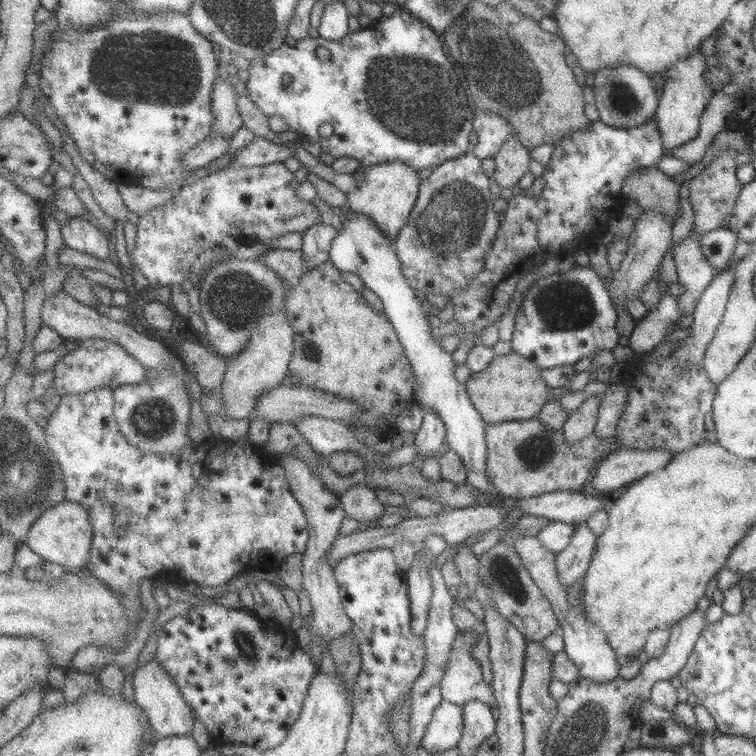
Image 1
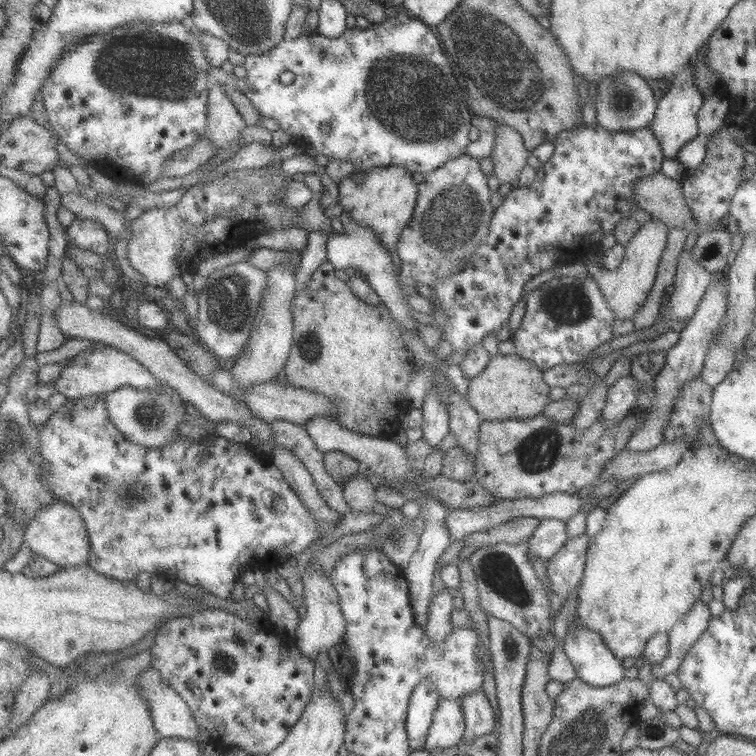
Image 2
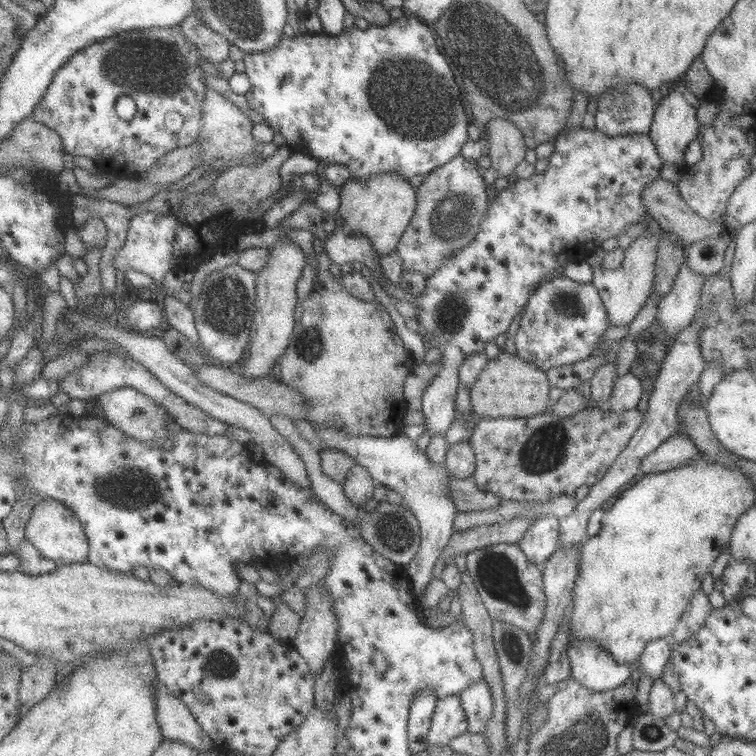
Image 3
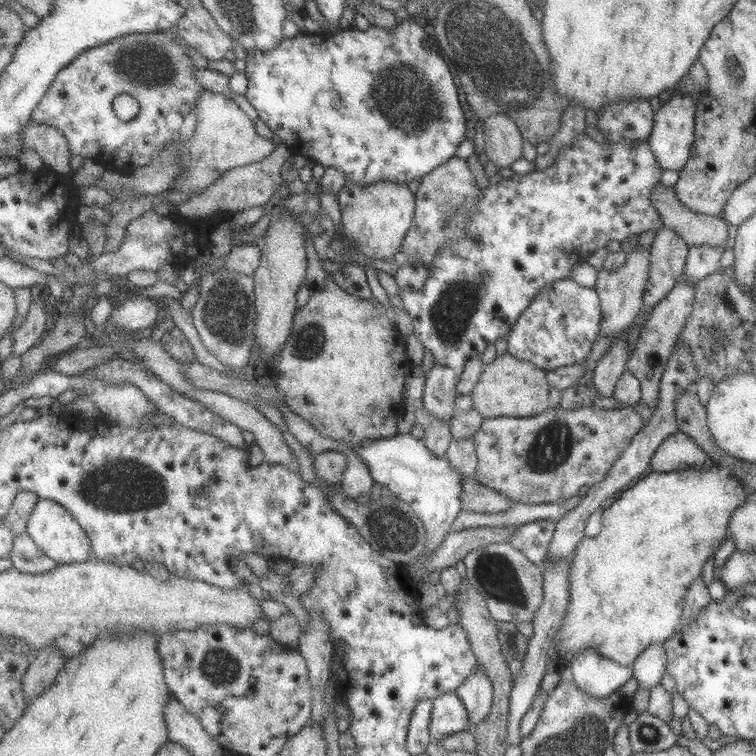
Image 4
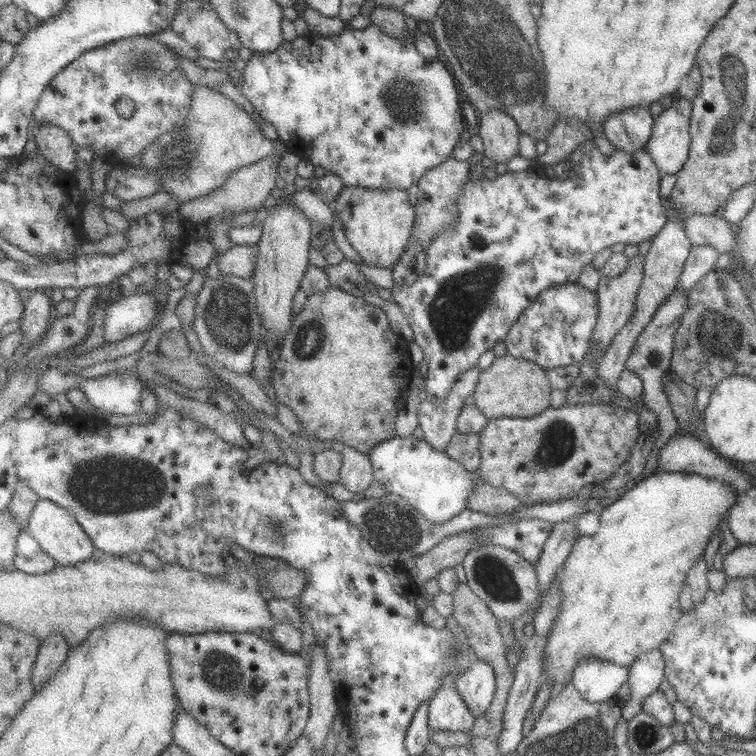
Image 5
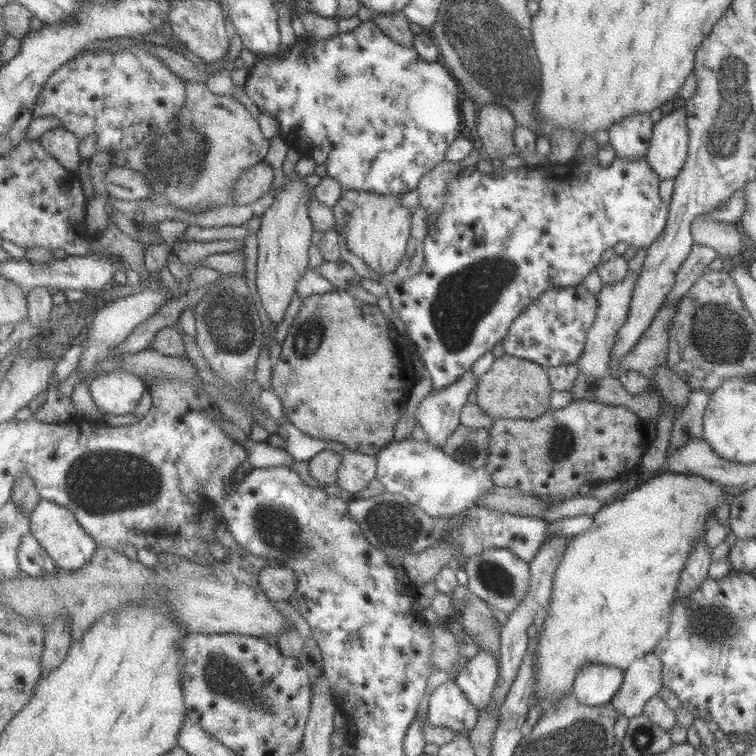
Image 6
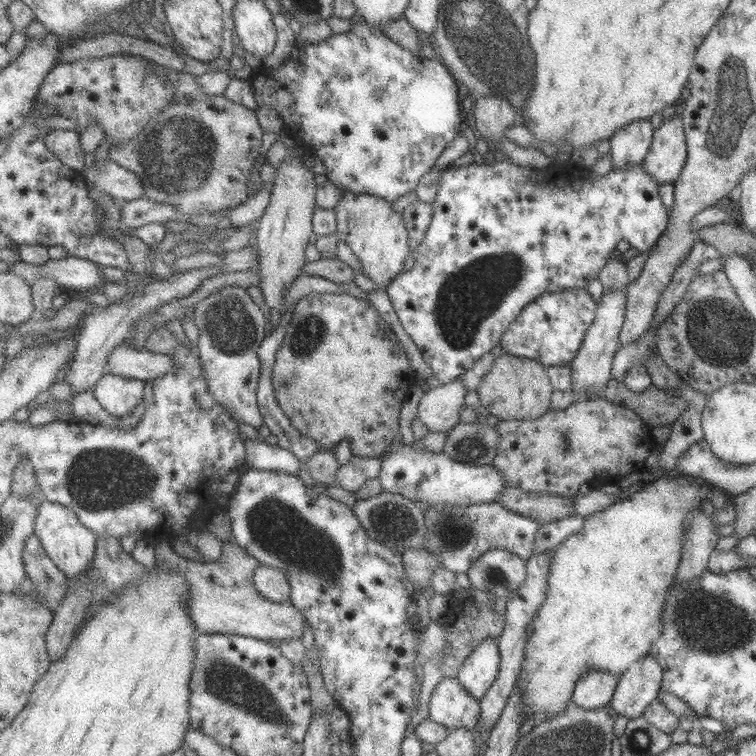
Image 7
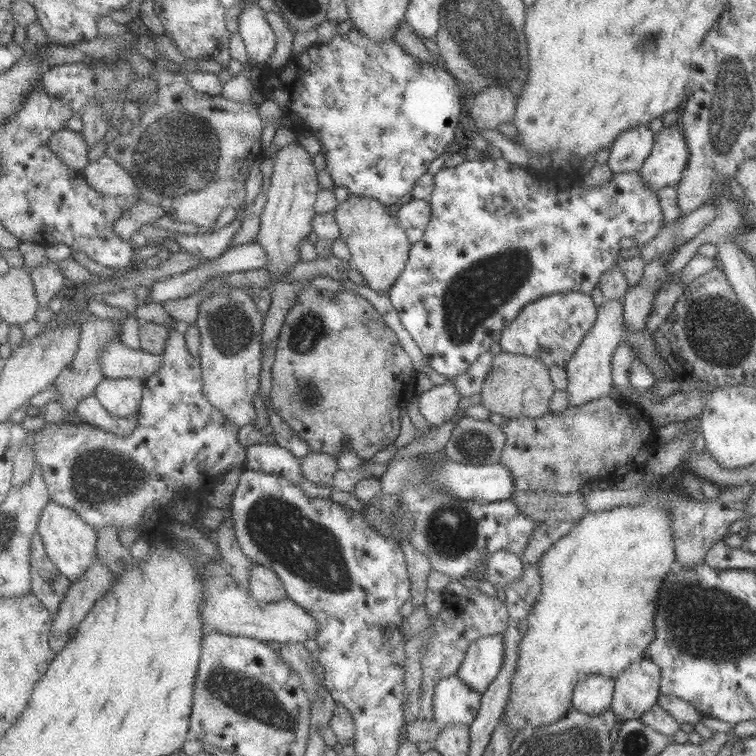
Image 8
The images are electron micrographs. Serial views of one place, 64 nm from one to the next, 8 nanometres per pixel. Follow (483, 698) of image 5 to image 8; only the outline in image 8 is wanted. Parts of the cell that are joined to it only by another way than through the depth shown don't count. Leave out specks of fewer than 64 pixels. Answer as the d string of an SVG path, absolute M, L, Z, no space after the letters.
M504 633L483 637L471 645L457 675L471 688L484 693L500 675L506 652Z

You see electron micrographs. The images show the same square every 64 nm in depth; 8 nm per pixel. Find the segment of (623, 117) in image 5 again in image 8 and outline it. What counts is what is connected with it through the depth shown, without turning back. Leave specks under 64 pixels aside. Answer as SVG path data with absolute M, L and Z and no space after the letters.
M647 123L622 131L609 147L607 166L612 174L638 171L652 150L653 132Z

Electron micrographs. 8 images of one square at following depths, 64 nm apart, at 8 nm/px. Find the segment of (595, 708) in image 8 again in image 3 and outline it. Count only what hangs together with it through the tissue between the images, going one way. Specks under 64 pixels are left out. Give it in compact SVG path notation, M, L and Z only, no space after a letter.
M591 639L579 641L577 644L568 646L568 656L571 659L573 667L572 676L581 682L584 687L590 688L593 692L609 691L622 685L630 676L631 666L616 661Z

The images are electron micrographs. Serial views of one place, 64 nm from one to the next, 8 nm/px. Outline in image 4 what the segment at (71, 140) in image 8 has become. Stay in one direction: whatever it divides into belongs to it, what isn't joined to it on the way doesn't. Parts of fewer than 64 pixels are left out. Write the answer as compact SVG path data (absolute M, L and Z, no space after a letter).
M31 121L22 134L22 149L32 148L44 166L61 176L71 173L71 149L67 137L54 126Z

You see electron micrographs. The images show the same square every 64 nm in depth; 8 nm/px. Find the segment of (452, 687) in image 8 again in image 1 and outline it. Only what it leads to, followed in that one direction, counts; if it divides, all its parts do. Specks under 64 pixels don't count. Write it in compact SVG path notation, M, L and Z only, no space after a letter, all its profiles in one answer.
M444 698L434 712L432 721L422 738L421 746L434 755L451 750L458 746L465 729L464 706Z

